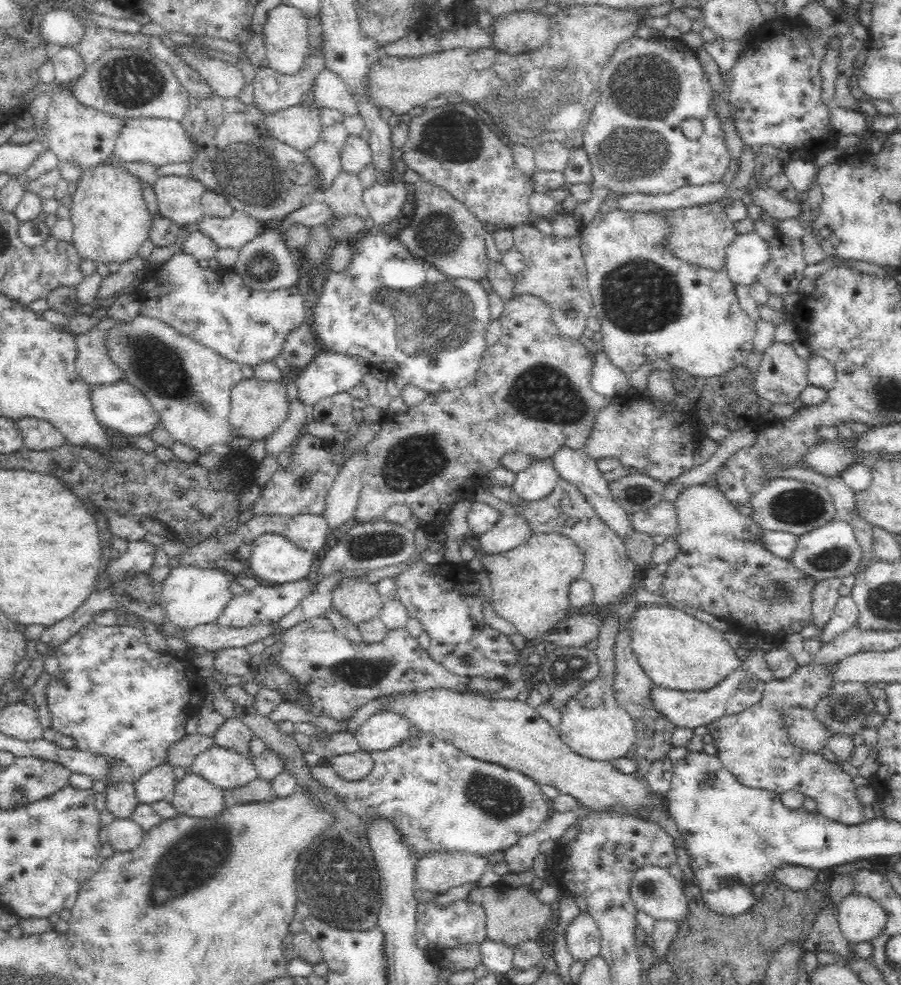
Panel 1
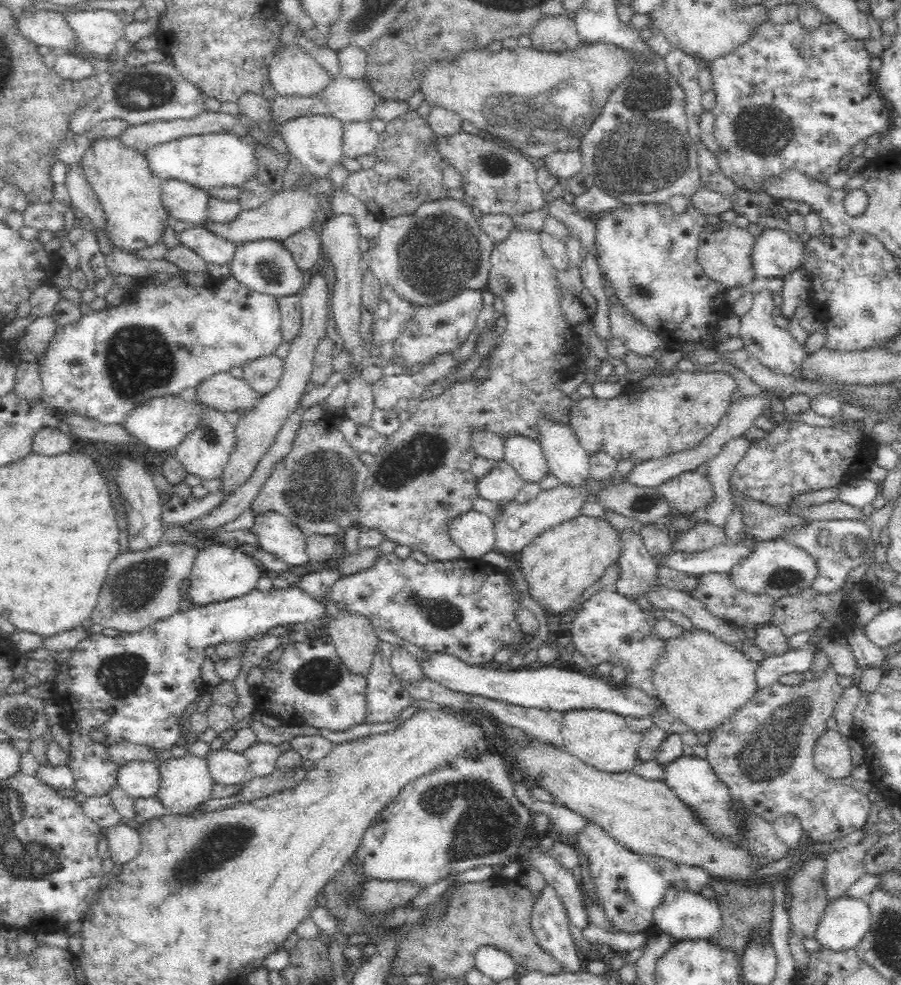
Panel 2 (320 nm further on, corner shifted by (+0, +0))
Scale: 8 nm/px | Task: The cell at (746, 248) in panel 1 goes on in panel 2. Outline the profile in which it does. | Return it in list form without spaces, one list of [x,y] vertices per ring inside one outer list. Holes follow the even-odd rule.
[[[764,229],[750,252],[755,278],[784,278],[803,266],[803,248],[798,240],[780,229]]]

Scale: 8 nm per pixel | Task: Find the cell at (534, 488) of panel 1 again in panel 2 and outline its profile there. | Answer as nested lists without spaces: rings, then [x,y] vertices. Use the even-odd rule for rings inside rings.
[[[511,435],[504,444],[504,460],[514,467],[522,480],[540,482],[544,476],[548,476],[549,466],[537,440]]]

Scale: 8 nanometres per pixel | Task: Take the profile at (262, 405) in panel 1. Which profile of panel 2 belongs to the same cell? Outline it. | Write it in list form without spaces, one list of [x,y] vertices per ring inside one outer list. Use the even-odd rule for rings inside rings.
[[[229,373],[214,374],[206,378],[197,388],[198,400],[231,415],[231,417],[235,414],[238,417],[246,416],[246,413],[250,413],[257,407],[262,397],[263,394],[254,391],[254,388],[244,378],[238,379]]]

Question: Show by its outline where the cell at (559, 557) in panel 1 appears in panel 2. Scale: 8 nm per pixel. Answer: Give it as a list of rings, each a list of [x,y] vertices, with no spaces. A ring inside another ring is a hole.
[[[586,515],[542,532],[517,556],[528,596],[542,606],[546,615],[556,616],[568,610],[582,594],[593,590],[606,568],[617,561],[621,547],[617,532],[606,520]]]

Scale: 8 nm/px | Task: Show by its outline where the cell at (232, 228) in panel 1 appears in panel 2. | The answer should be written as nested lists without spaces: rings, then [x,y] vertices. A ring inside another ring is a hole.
[[[187,225],[177,234],[177,240],[192,248],[205,262],[215,264],[230,263],[239,248],[239,244],[221,238],[206,225]]]

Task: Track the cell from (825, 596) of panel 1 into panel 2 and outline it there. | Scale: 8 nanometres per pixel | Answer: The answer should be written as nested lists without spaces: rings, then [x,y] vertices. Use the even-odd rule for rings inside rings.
[[[820,520],[812,522],[807,528],[790,532],[784,538],[794,541],[796,545],[808,550],[810,554],[818,559],[818,576],[812,583],[812,588],[821,593],[829,593],[842,587],[846,576],[850,570],[856,566],[864,564],[869,559],[870,552],[874,547],[870,543],[871,531],[866,524],[856,520]],[[844,547],[856,549],[854,552],[846,554]]]

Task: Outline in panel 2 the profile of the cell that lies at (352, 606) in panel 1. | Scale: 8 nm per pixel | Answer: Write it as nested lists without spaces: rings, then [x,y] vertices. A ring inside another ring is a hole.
[[[345,611],[325,626],[346,667],[353,673],[366,675],[379,641],[372,621],[360,612]]]

